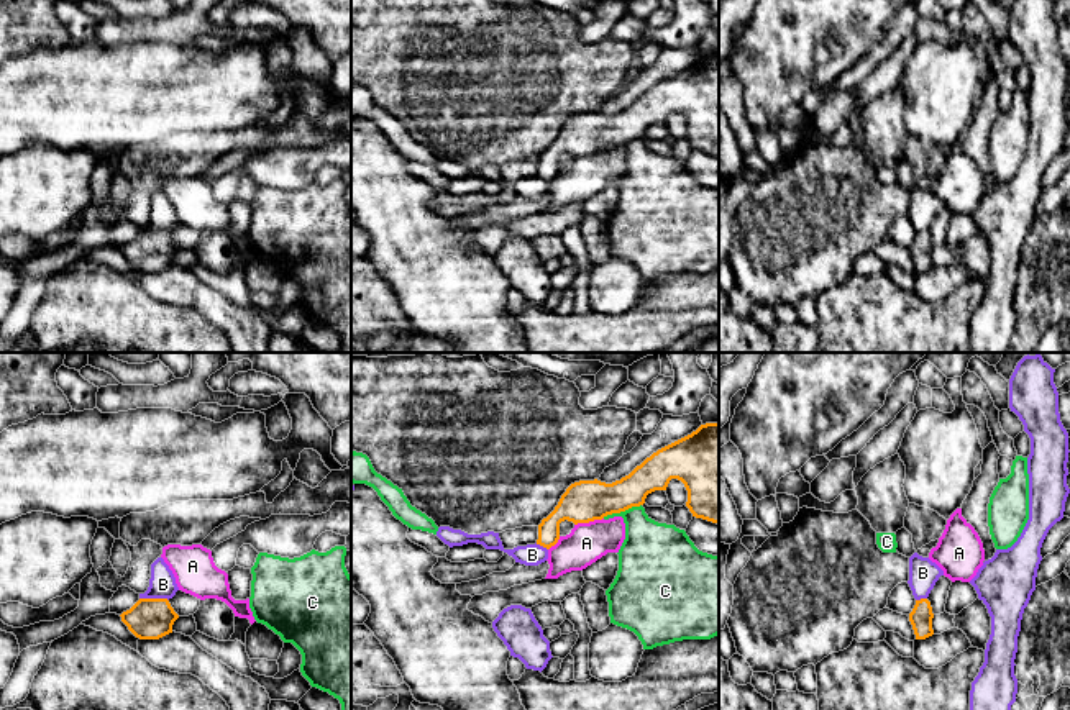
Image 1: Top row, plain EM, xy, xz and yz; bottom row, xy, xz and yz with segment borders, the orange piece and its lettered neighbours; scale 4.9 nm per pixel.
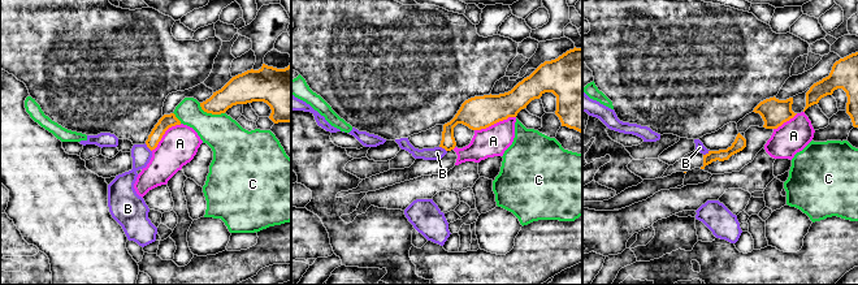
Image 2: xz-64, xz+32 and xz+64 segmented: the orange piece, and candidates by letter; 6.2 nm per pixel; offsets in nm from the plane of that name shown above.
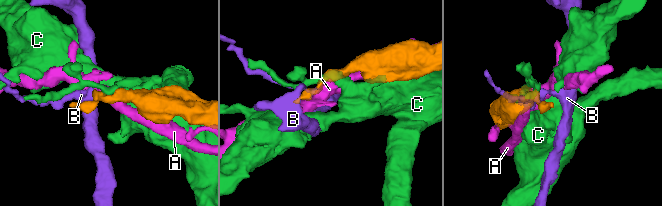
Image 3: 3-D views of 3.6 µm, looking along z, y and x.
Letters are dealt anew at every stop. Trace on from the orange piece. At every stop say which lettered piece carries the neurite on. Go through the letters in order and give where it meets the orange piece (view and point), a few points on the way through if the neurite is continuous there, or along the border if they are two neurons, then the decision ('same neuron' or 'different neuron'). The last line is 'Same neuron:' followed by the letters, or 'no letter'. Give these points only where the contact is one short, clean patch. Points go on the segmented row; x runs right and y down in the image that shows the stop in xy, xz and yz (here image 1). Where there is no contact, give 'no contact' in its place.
A: contact xz (588, 522); different neuron
B: contact xy (155, 599); border xy (140, 597), (164, 597), (168, 600); different neuron
C: contact xz (621, 510); border xz (640, 504), (603, 517); different neuron
Same neuron: no letter

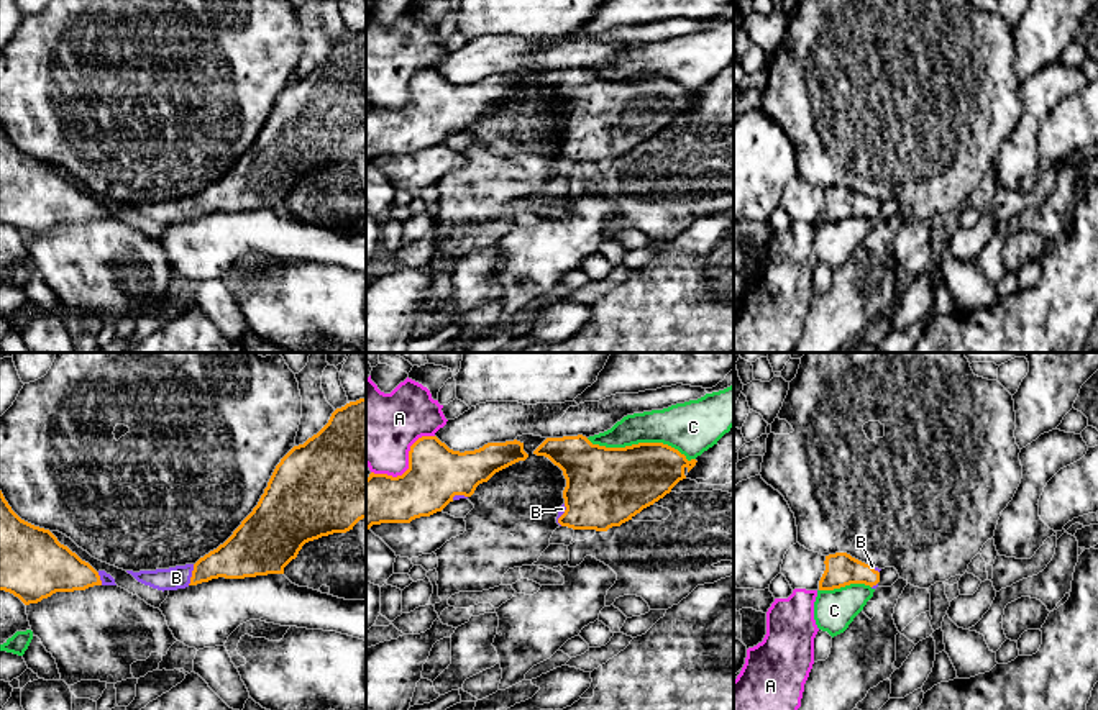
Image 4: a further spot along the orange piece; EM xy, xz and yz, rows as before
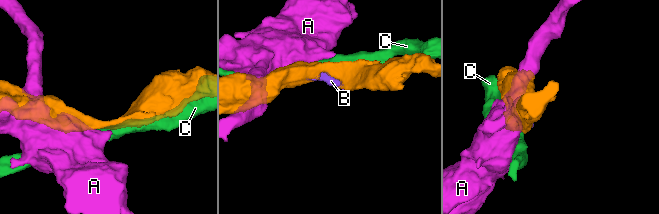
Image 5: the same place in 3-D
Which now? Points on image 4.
A: contact xz (409, 464); different neuron
B: contact xy (192, 574); same neuron
C: contact xz (640, 443); different neuron
Same neuron: B

